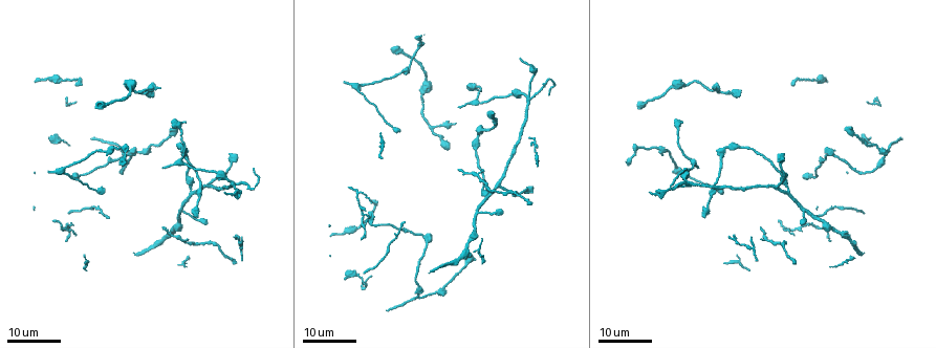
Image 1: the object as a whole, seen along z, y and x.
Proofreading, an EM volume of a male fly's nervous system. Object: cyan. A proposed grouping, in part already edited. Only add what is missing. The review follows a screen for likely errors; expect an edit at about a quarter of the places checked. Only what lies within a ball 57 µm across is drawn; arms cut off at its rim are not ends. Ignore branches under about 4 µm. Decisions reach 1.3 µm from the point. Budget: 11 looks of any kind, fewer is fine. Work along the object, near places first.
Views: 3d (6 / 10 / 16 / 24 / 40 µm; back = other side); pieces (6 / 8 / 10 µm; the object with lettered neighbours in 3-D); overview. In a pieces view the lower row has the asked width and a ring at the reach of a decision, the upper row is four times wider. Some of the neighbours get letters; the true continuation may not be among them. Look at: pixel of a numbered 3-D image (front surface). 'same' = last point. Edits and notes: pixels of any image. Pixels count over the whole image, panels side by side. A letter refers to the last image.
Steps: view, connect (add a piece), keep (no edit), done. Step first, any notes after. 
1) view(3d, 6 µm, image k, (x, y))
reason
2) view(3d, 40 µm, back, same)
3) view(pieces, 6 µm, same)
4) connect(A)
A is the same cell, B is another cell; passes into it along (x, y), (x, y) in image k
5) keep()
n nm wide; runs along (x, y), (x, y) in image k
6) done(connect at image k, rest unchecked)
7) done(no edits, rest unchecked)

view(3d, 16 µm, image 1, (847, 129))
free end

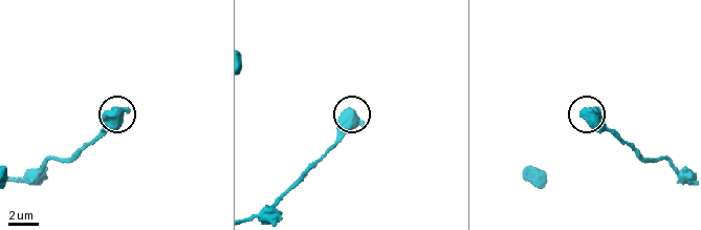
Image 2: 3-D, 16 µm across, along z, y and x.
view(pieces, 10 µm, image 2, (582, 110))
see the neighbours

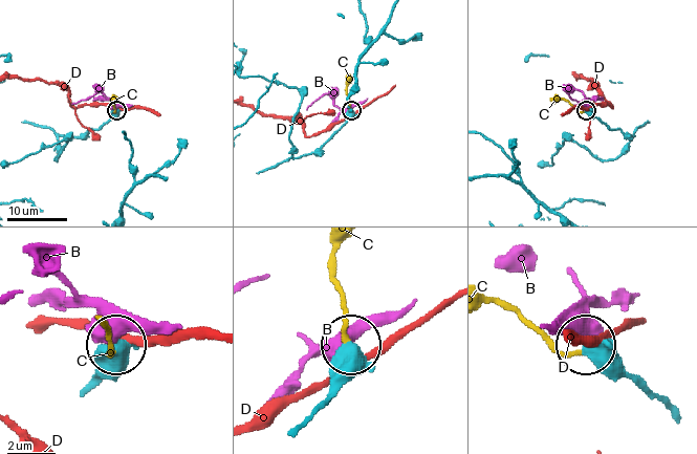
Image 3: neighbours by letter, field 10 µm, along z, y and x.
connect(C)
C is the same cell, B and D are other cells; passes into it along (316, 407), (329, 391), (349, 341), (338, 246) in image 3; the cell continues

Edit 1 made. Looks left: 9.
view(overview)

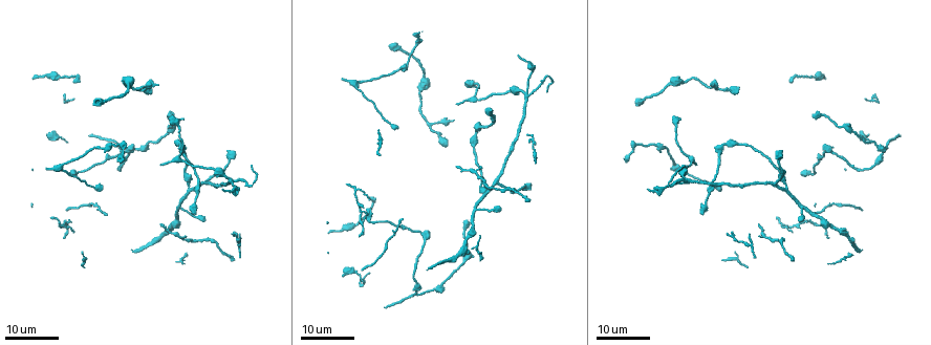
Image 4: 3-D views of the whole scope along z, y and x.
view(3d, 24 µm, image 4, (105, 216))
branch stops here

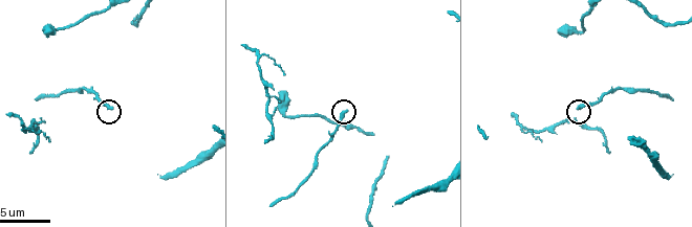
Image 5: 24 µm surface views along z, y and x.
view(pieces, 8 µm, image 5, (579, 108))

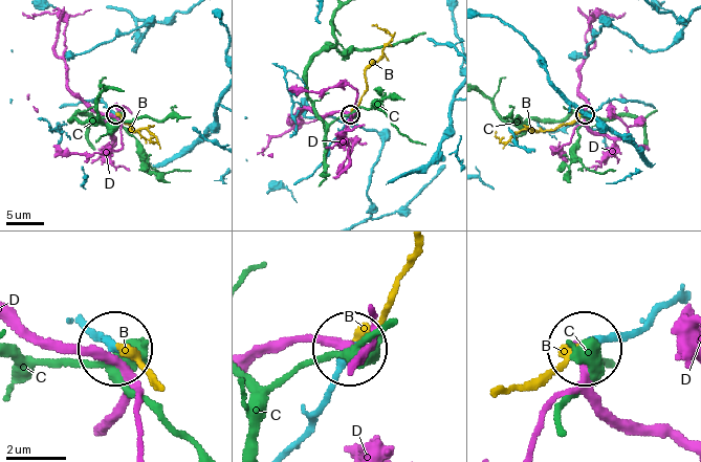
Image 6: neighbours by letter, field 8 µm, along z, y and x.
connect(B)
B is the same cell, C and D are other cells; it goes on there

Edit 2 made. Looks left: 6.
view(pieces, 10 µm, image 5, (560, 32))
an open end

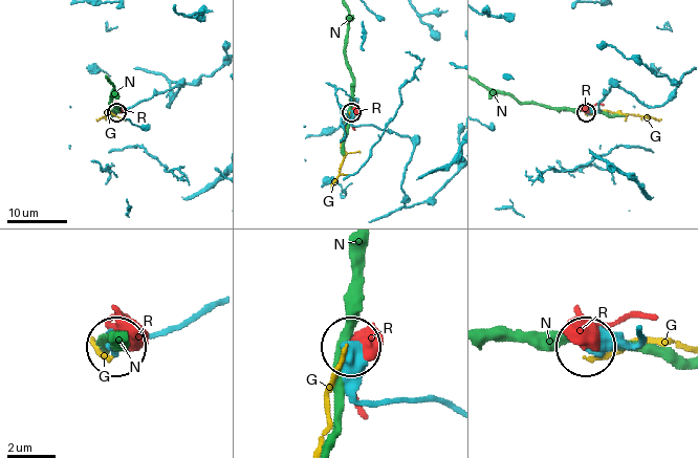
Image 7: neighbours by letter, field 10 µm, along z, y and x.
keep()
G, N and R are other cells; no lettered piece goes on from it

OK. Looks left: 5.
view(3d, 24 µm, image 4, (160, 164))
thin end

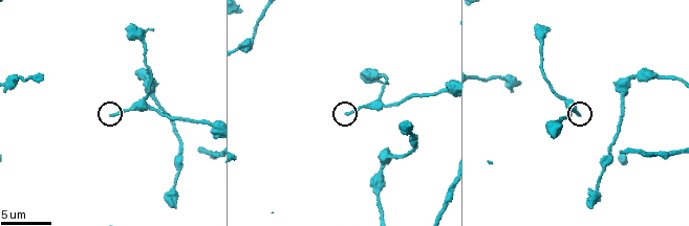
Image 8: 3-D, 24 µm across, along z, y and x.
view(pieces, 10 µm, image 8, (579, 114))

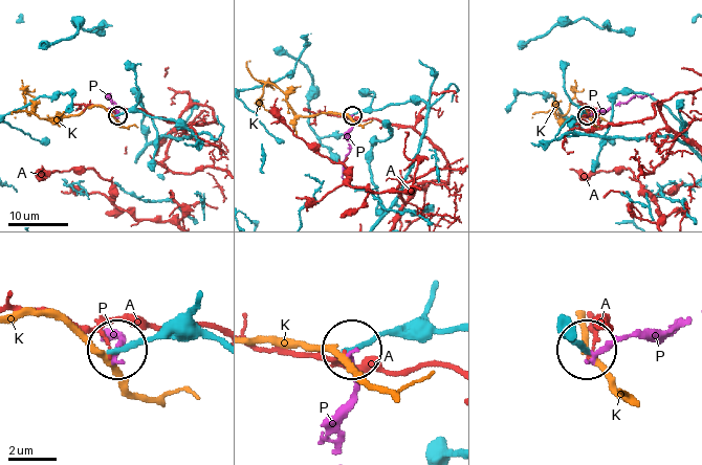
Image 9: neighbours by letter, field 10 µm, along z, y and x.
keep()
A, K and P are other cells; runs along (193, 311), (171, 330), (118, 350) in image 9; none of them fits

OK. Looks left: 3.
done(connect at image 3, connect at image 6, rest unchecked)

